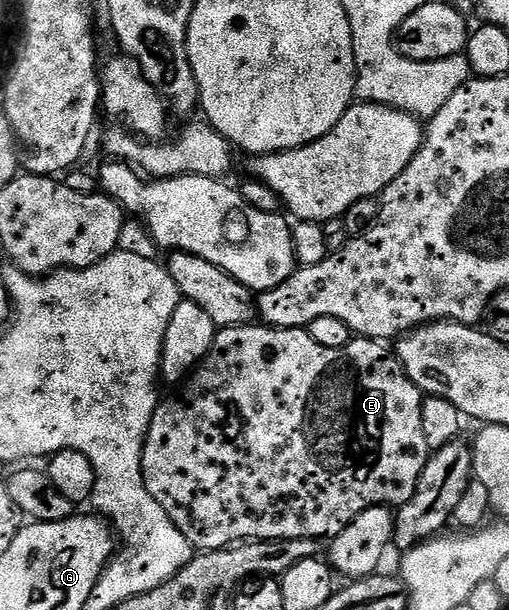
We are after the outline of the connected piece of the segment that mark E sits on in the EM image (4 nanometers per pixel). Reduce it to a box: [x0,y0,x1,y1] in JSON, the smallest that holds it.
[142,325,432,552]

